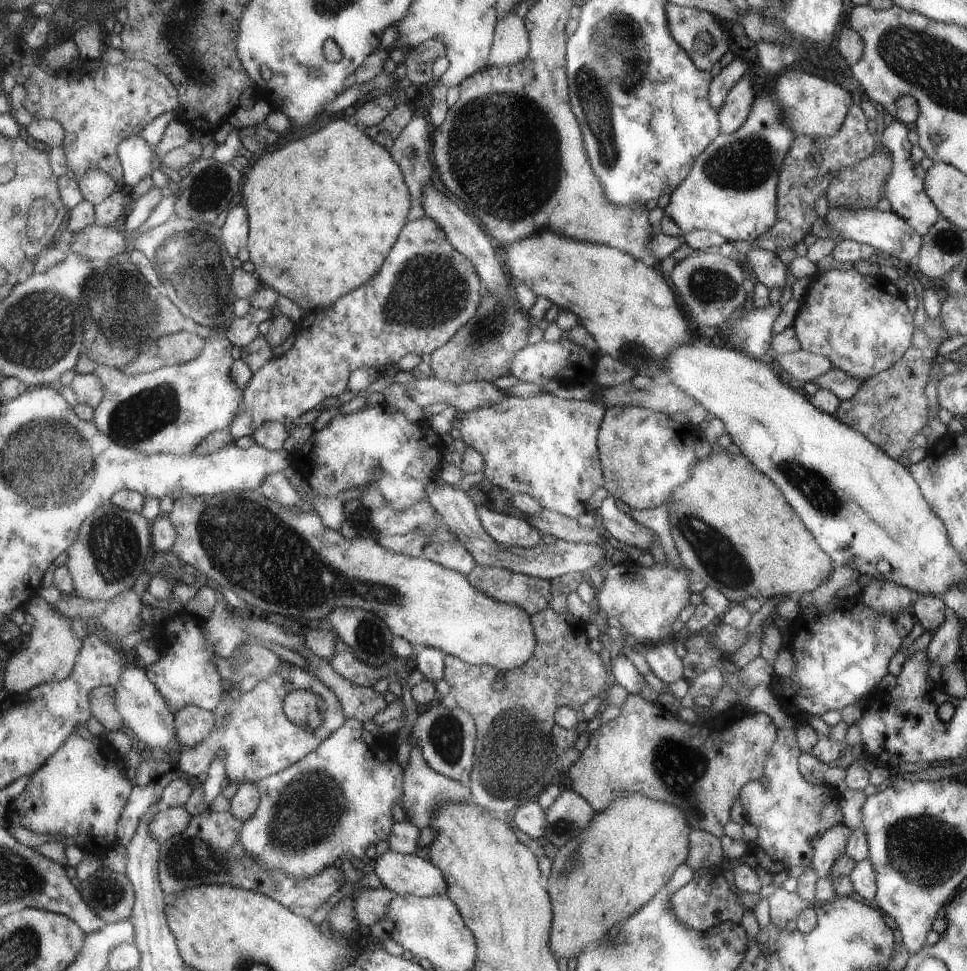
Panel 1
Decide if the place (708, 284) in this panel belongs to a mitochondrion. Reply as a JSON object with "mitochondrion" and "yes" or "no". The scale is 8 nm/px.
{"mitochondrion":"yes"}

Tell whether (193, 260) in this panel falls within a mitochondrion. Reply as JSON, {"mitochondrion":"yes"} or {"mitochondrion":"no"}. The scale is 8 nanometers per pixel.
{"mitochondrion":"yes"}

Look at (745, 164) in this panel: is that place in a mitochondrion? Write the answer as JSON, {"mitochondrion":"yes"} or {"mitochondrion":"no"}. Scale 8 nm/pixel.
{"mitochondrion":"yes"}

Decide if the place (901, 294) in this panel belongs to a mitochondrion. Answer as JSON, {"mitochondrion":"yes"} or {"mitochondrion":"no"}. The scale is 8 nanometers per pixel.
{"mitochondrion":"no"}

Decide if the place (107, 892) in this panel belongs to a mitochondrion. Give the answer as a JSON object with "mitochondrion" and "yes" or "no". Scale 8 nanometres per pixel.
{"mitochondrion":"yes"}

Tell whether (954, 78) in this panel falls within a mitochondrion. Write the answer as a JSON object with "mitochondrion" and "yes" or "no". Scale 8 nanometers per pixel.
{"mitochondrion":"yes"}

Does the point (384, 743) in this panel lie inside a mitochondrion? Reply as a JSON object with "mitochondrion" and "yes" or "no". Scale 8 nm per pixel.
{"mitochondrion":"no"}

